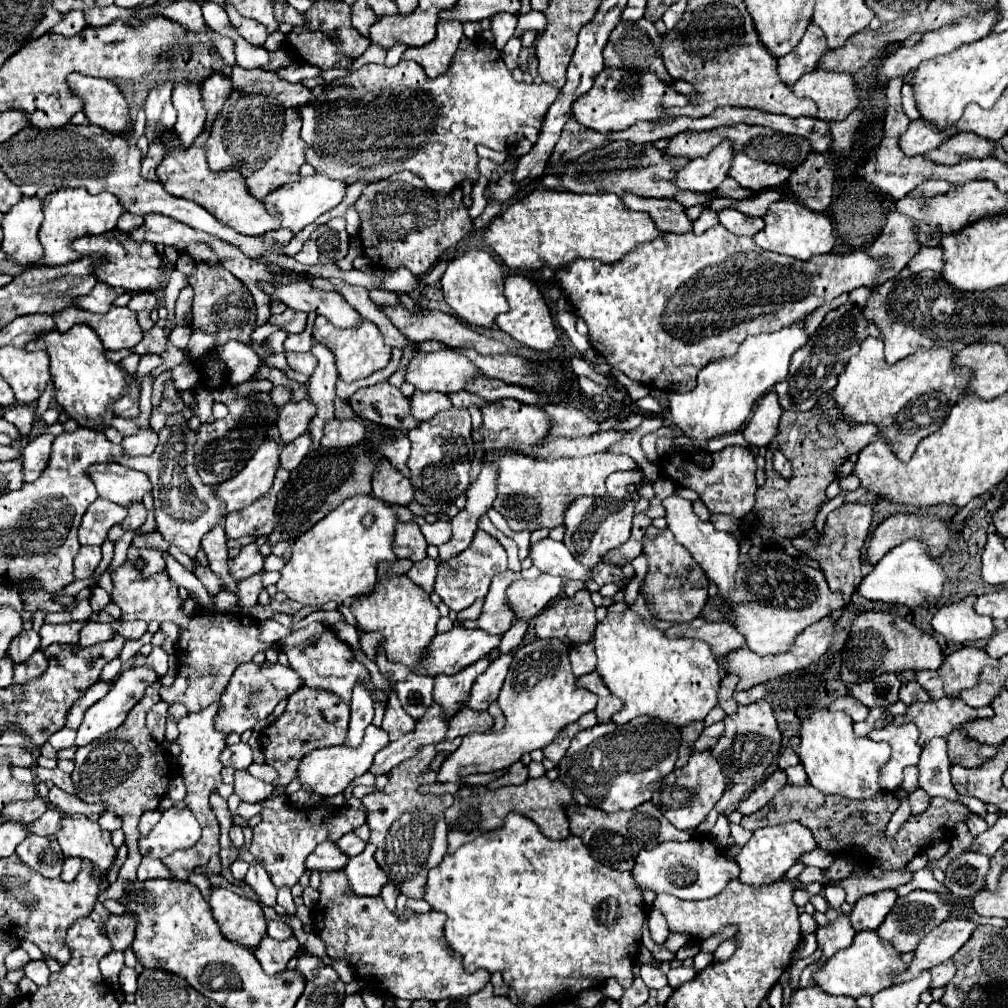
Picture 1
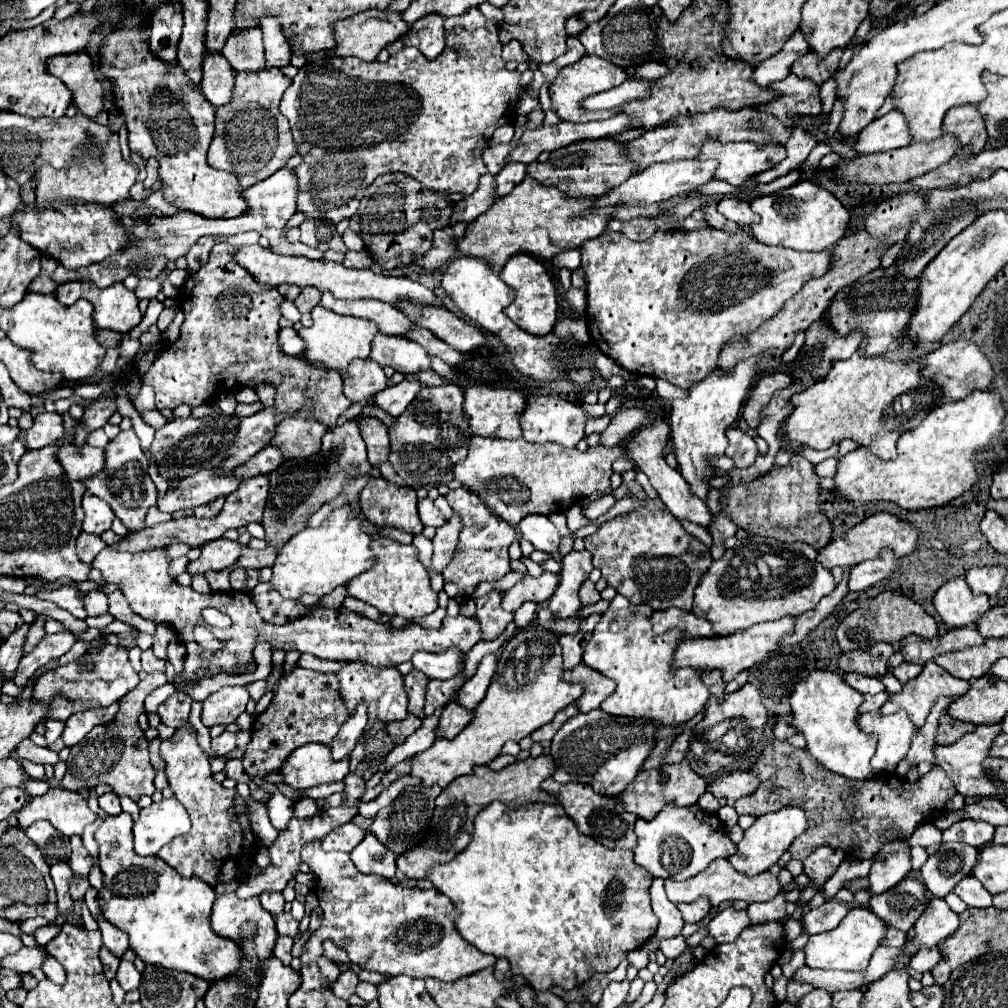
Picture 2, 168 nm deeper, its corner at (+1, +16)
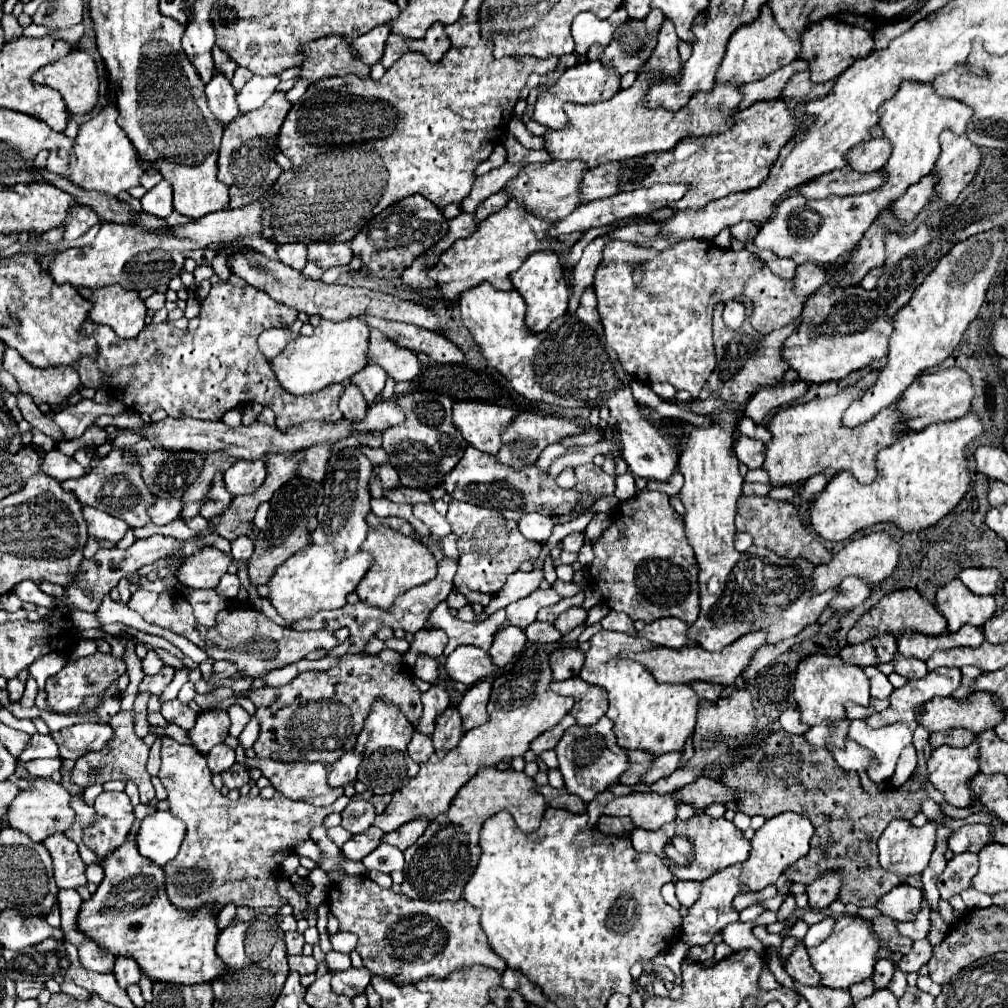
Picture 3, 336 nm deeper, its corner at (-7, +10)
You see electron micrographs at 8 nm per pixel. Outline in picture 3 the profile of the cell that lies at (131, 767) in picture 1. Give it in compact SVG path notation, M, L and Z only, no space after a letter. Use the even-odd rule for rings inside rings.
M125 710L119 712L115 718L111 718L111 726L113 726L113 738L111 742L107 742L107 746L103 746L97 752L87 752L83 758L77 760L75 768L71 770L71 780L83 788L93 786L93 784L105 784L109 780L133 780L141 792L141 804L149 804L155 798L155 788L151 784L151 776L145 768L147 756L149 756L149 746L135 734L133 730L133 720L135 720L135 710Z

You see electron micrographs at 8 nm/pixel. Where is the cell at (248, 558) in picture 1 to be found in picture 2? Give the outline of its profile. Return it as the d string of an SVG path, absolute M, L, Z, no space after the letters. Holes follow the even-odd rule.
M217 538L211 542L205 542L201 548L201 556L197 560L191 560L187 566L187 572L191 576L205 574L209 570L219 572L235 564L235 560L241 556L245 548L239 546L239 542L231 542L225 538Z

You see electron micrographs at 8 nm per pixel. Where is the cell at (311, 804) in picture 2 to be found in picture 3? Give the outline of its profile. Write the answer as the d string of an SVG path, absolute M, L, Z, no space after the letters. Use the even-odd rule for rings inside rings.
M317 824L311 828L311 840L321 848L321 860L317 866L325 872L339 872L341 880L329 890L327 902L331 912L337 916L353 918L353 924L339 924L339 930L353 932L359 936L357 952L363 958L365 968L371 974L381 974L395 984L415 984L421 978L435 976L447 978L457 968L483 964L499 974L505 972L507 964L491 950L487 936L479 924L479 908L465 900L457 902L431 902L413 900L393 890L381 888L367 874L349 876L341 868L345 860L339 848L329 840L327 828Z

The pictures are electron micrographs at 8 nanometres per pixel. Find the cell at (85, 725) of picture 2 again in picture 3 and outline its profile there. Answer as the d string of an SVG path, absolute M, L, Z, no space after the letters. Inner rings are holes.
M75 724L55 732L55 740L59 744L59 756L77 760L91 750L99 750L113 736L113 728L109 724Z

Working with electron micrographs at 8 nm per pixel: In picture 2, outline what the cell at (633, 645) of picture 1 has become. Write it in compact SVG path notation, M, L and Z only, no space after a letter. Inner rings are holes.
M607 610L601 616L601 622L593 630L593 636L583 652L583 664L601 672L603 676L615 680L617 688L615 692L601 704L601 710L611 714L611 716L629 716L629 718L643 718L651 720L653 724L659 724L659 728L677 728L689 722L695 714L703 710L703 704L711 696L707 686L701 682L699 672L693 668L679 668L675 674L671 674L671 658L673 652L681 640L683 632L681 630L669 630L661 636L653 634L649 618L627 610Z

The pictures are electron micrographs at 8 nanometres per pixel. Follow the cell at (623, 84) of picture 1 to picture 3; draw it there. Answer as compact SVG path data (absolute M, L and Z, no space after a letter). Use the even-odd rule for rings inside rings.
M601 60L577 64L573 68L567 68L563 72L563 76L549 90L539 90L535 112L533 112L533 120L537 120L539 124L549 126L551 130L563 130L565 126L569 126L567 114L563 114L563 104L565 102L573 102L573 104L595 104L595 102L609 100L619 90L621 90L621 76L609 64L605 64Z

